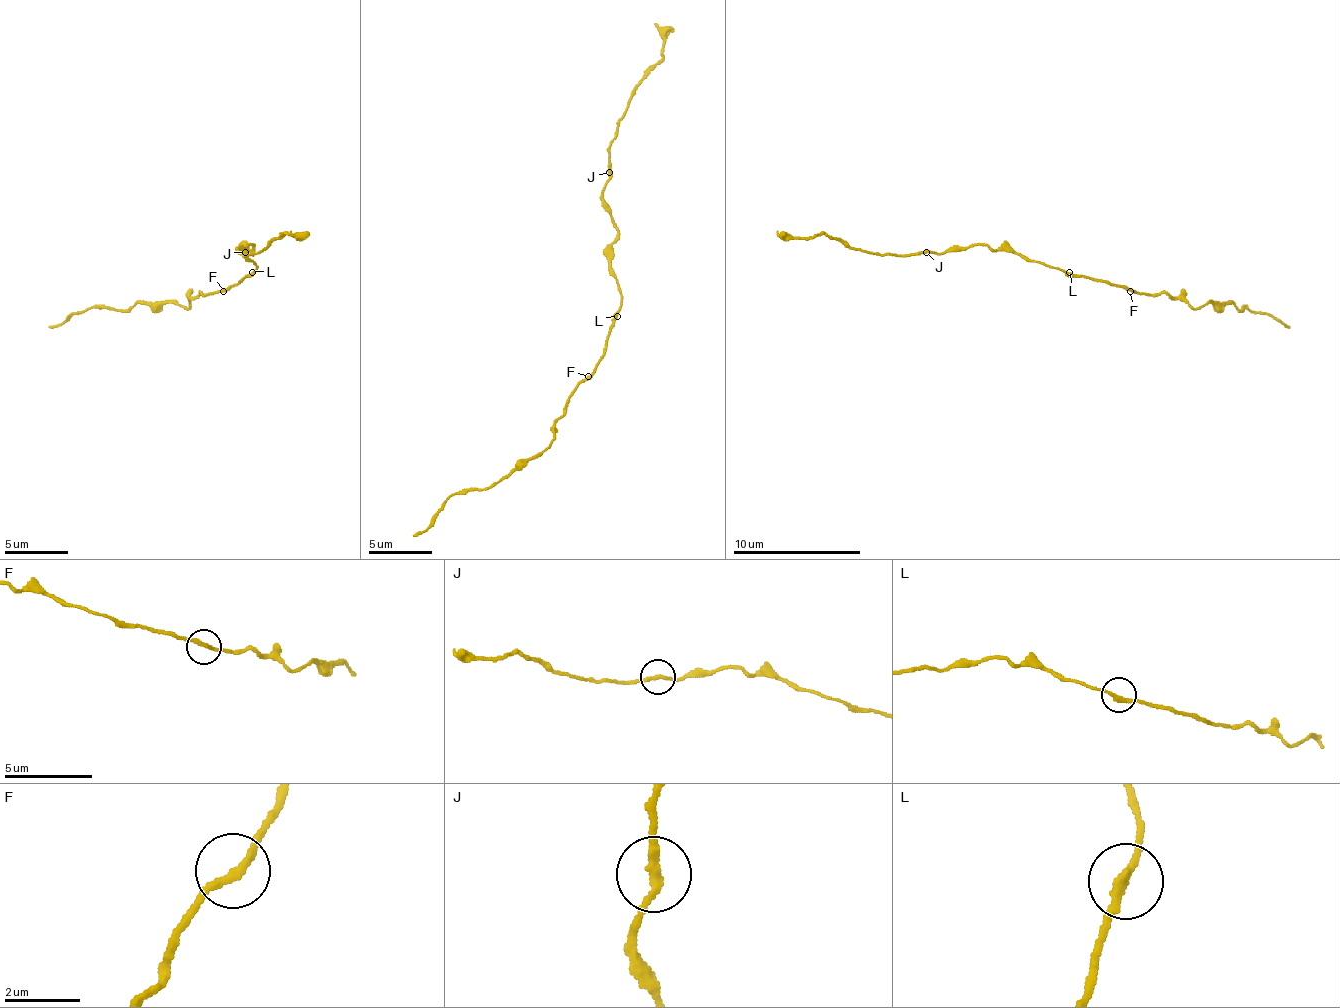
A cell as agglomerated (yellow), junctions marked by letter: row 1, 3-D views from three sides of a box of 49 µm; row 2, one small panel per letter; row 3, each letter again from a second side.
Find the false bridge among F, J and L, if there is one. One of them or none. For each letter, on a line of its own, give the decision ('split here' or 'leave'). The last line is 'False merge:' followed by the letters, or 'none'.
F: leave
J: leave
L: leave
False merge: none

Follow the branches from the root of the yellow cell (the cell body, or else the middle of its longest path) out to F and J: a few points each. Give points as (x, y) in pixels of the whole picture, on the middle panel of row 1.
F: (613, 316), (607, 351), (588, 376)
J: (613, 316), (620, 306), (620, 290), (610, 264), (617, 223), (604, 200), (604, 184), (610, 172)

